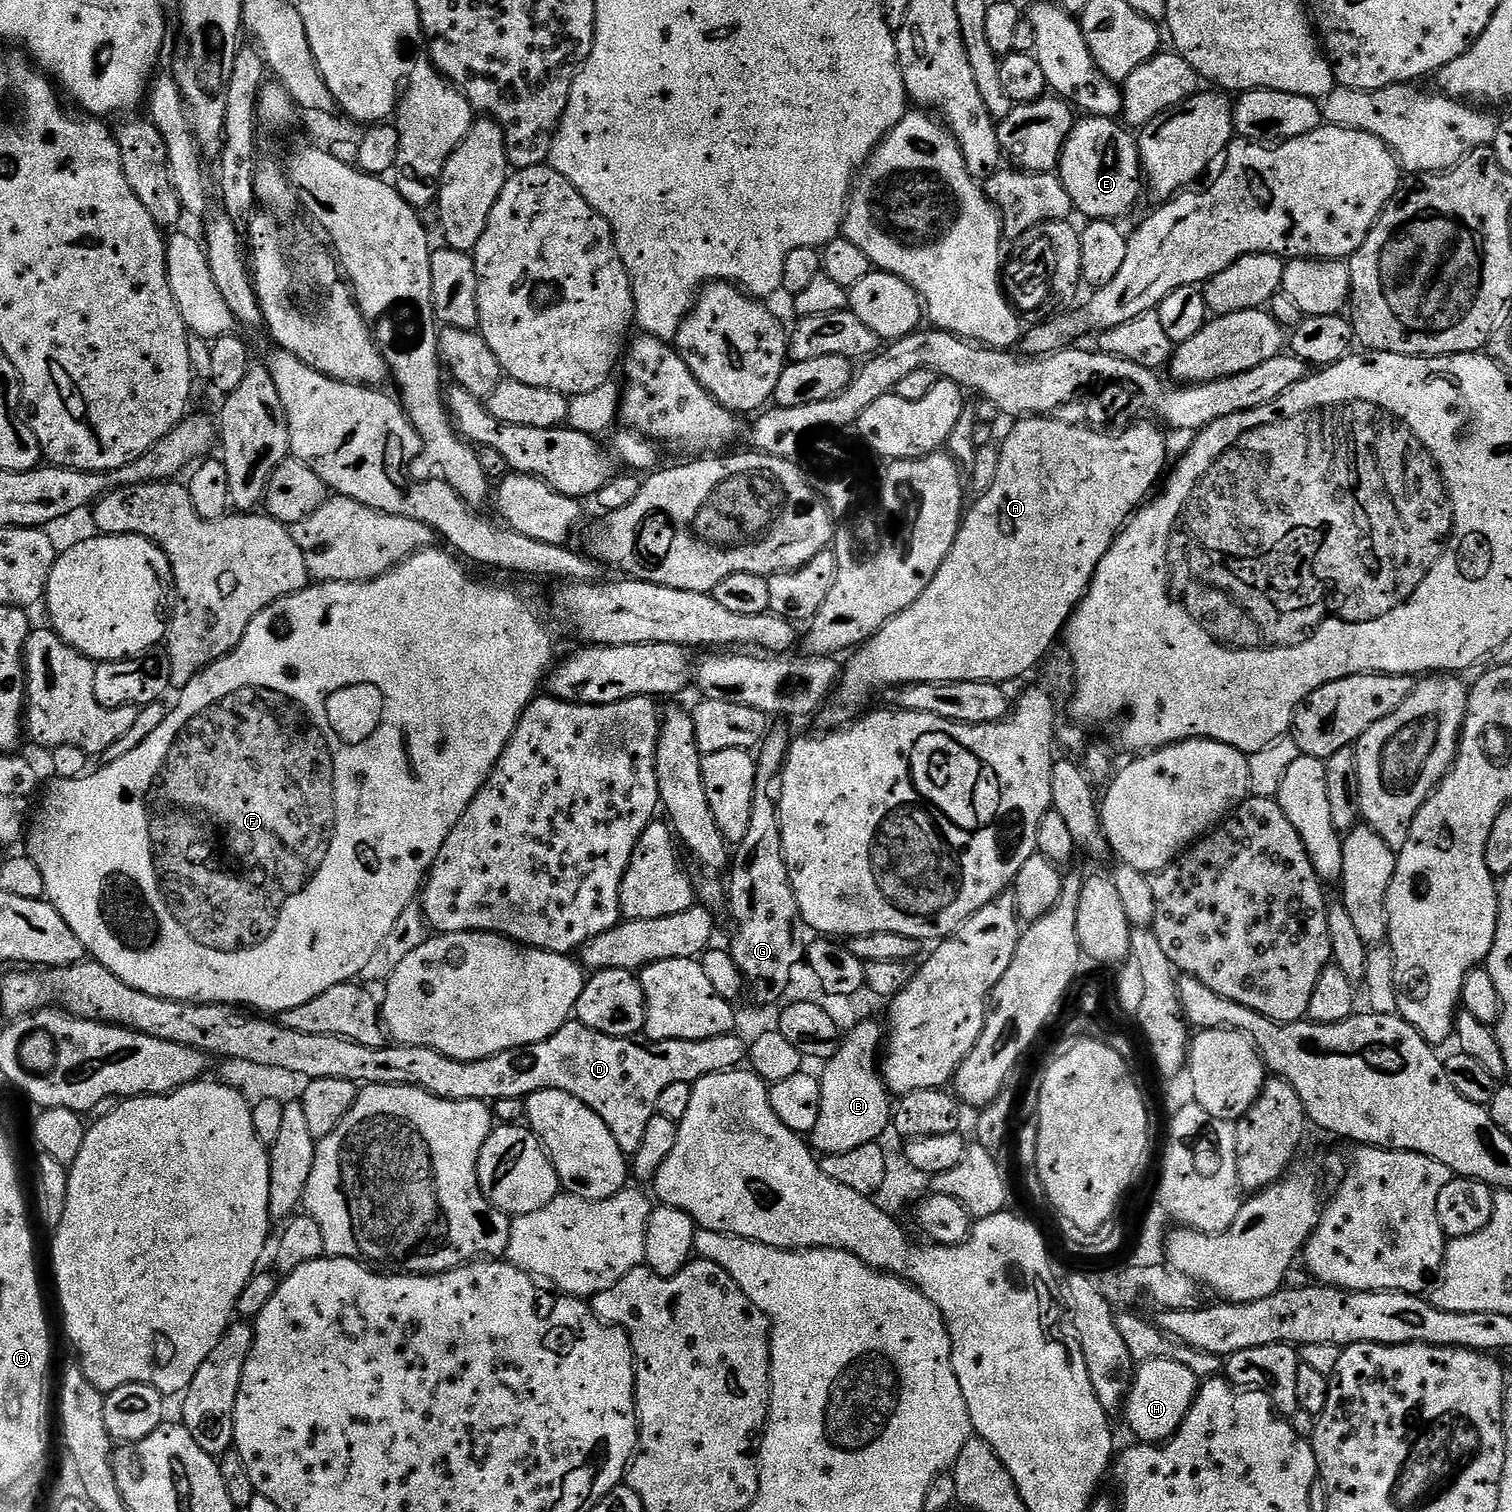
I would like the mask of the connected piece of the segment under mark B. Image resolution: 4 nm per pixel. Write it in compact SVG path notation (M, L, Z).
M864 1020L852 1029L840 1041L838 1054L823 1065L824 1072L819 1073L820 1089L822 1090L822 1110L818 1110L818 1126L810 1134L810 1144L817 1153L847 1154L849 1150L858 1150L858 1146L875 1144L884 1131L889 1131L894 1111L894 1100L882 1075L882 1045L886 1040L886 1032L876 1020Z

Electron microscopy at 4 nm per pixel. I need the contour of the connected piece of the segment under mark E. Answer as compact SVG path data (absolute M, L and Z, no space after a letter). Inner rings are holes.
M1085 115L1080 119L1073 123L1060 155L1060 181L1077 213L1088 216L1084 218L1089 221L1115 221L1140 200L1142 165L1137 137L1123 123L1106 116Z

